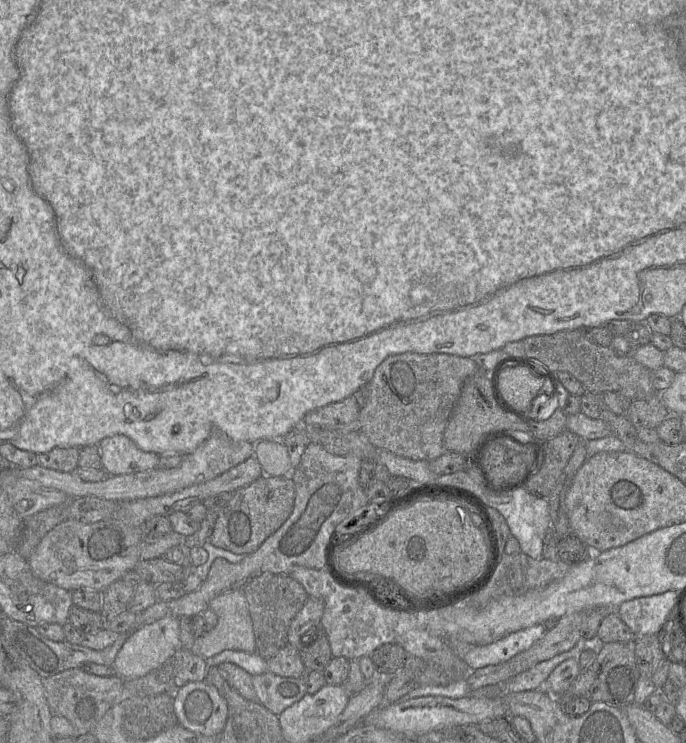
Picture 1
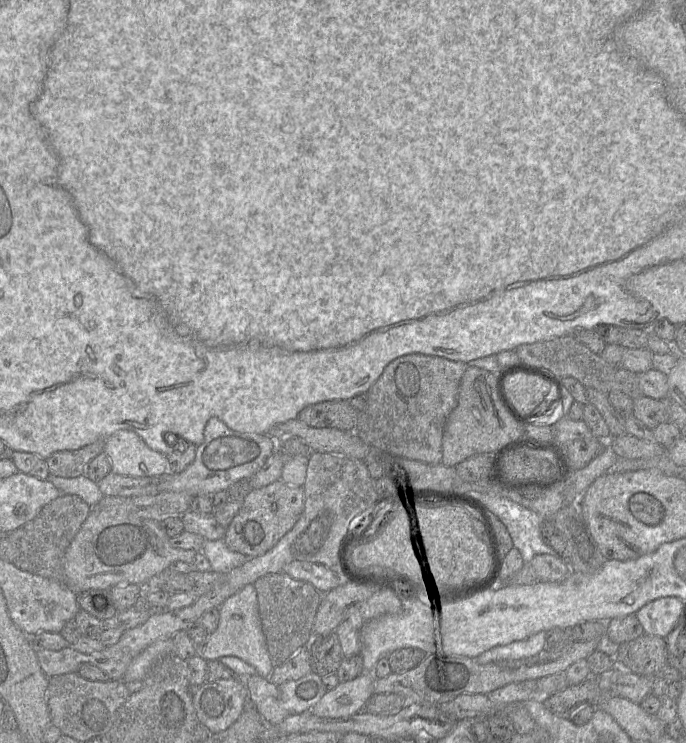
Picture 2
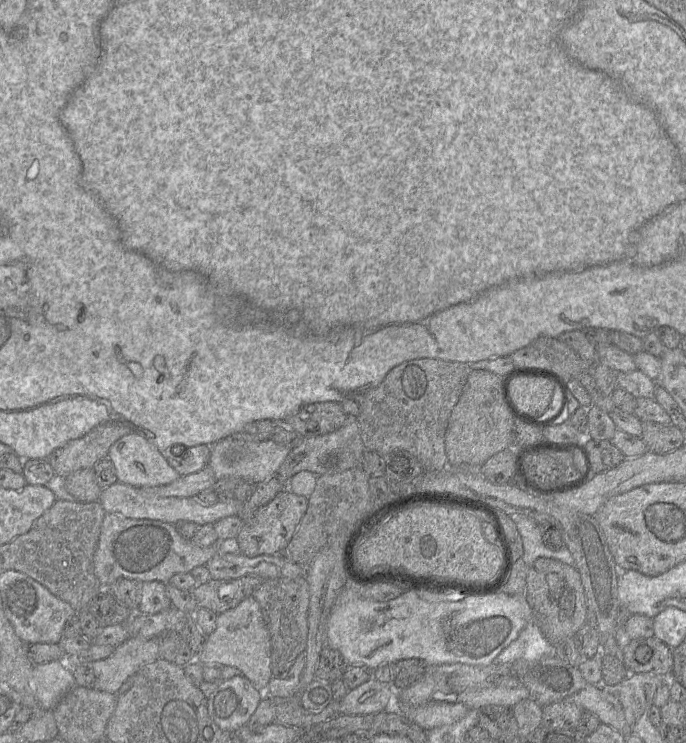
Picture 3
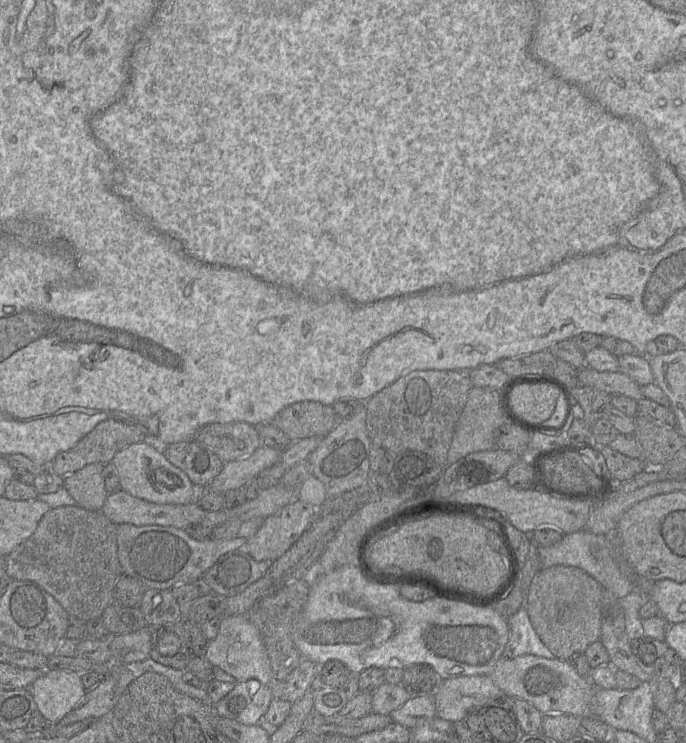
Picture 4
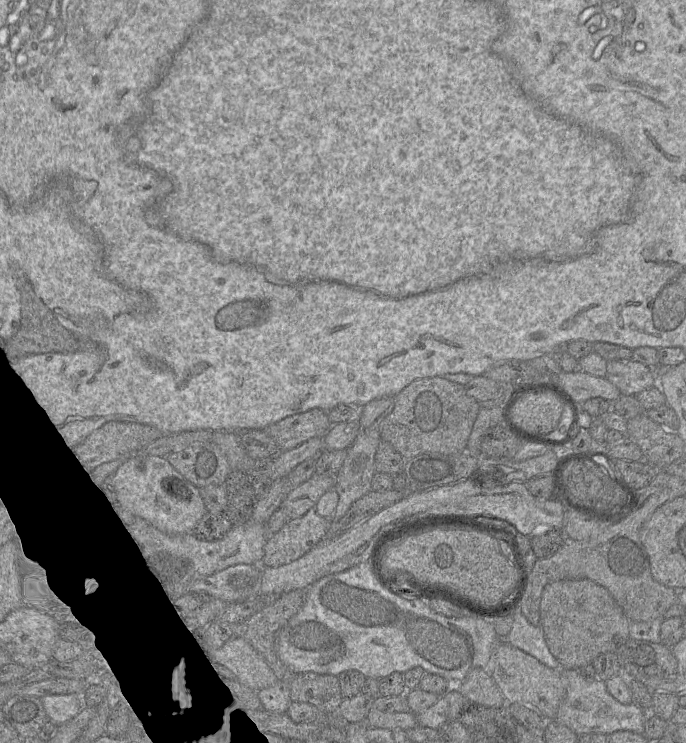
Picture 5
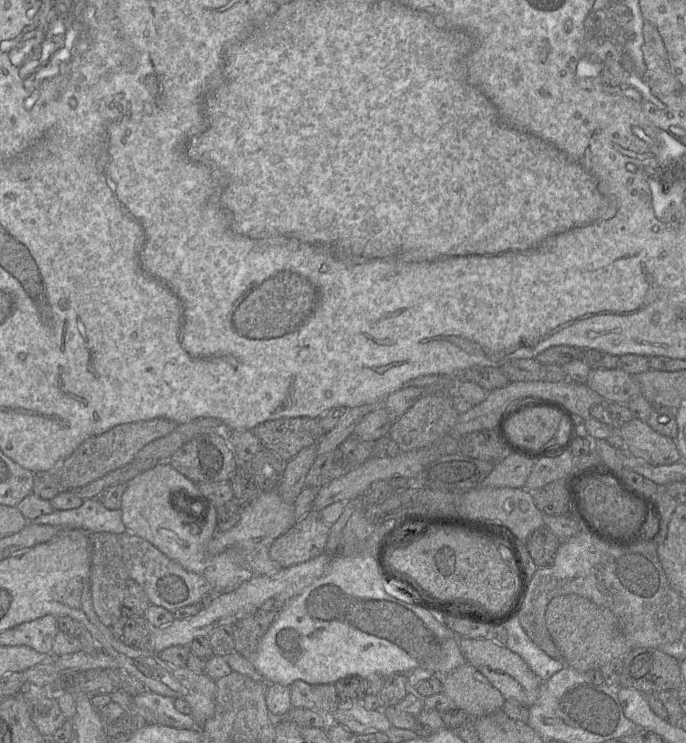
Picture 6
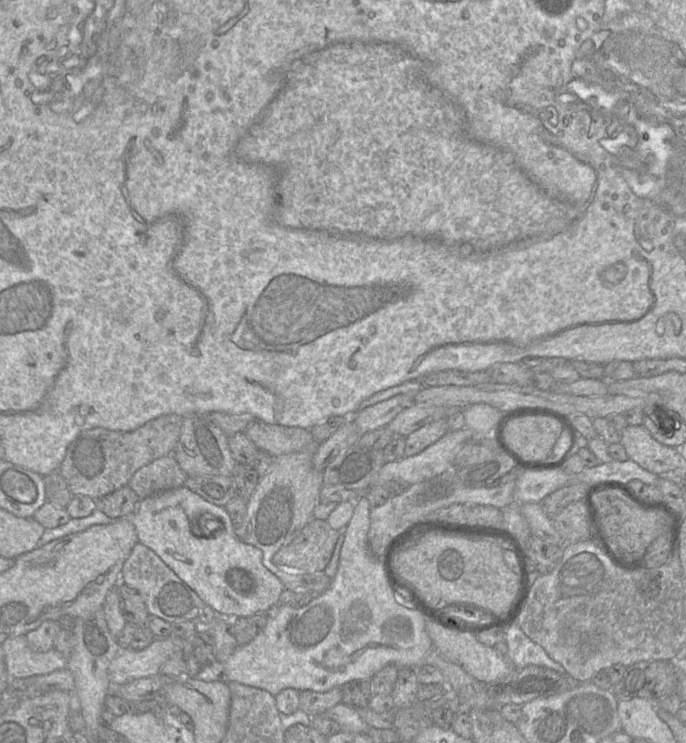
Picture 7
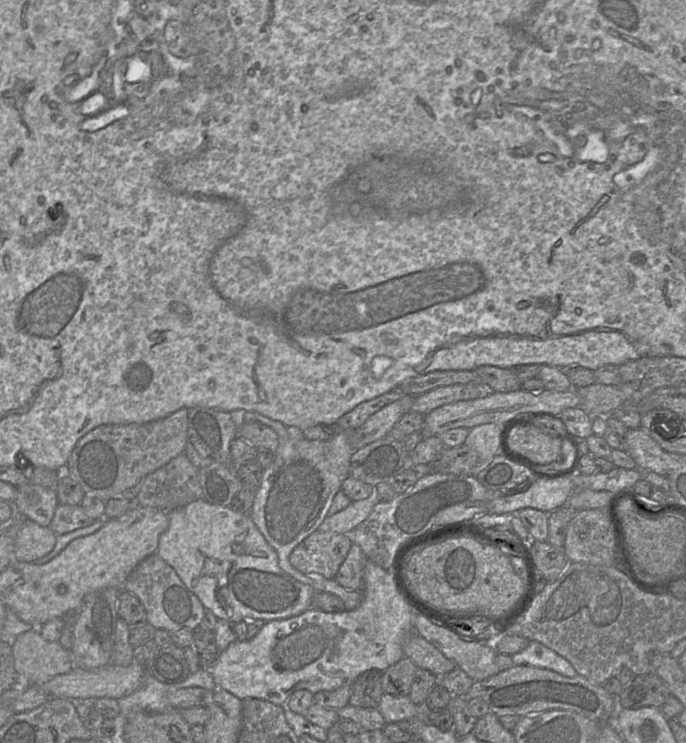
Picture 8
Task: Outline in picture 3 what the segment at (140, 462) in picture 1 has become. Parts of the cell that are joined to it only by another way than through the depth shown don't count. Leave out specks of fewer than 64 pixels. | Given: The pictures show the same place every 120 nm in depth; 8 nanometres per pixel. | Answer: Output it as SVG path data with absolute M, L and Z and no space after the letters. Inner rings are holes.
M136 433L118 439L107 458L115 467L118 481L130 486L167 485L180 477L158 450Z

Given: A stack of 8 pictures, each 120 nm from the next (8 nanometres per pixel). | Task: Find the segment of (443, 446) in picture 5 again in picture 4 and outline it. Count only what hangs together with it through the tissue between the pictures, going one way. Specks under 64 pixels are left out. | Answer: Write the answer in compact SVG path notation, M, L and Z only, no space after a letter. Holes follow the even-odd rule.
M416 370L385 387L367 401L366 427L371 445L381 447L392 455L407 450L425 453L442 466L446 466L448 451L455 428L473 387L469 374L471 370Z

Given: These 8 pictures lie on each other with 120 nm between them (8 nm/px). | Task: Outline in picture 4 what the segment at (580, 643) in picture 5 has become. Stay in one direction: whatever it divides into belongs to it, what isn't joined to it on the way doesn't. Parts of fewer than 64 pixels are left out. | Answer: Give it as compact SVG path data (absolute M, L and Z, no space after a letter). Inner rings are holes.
M555 565L538 571L529 586L525 608L545 646L556 658L567 661L600 640L602 586L584 570Z

